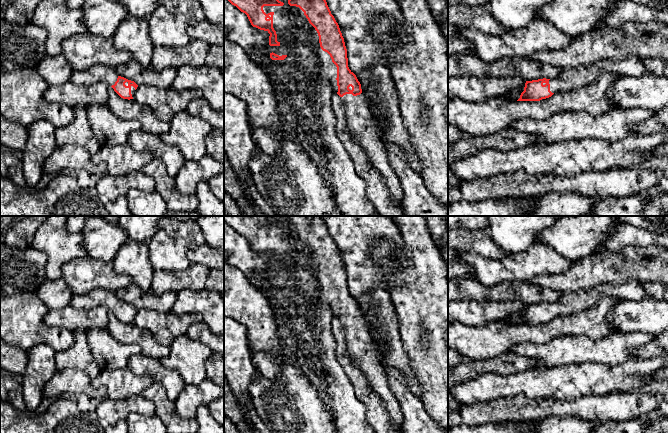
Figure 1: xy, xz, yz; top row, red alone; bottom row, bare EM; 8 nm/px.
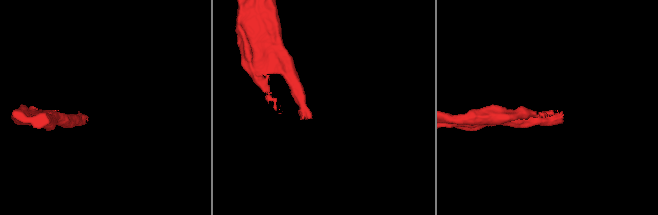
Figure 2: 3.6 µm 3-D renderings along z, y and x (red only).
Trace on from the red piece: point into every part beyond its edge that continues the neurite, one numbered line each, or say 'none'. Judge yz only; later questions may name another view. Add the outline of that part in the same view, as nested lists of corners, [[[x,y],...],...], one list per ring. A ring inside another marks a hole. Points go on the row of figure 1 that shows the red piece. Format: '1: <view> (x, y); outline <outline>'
1: yz (572, 78); outline [[[598,64],[569,67],[564,69],[558,77],[549,80],[550,91],[556,93],[560,91],[576,90],[595,82],[601,74],[602,72]]]

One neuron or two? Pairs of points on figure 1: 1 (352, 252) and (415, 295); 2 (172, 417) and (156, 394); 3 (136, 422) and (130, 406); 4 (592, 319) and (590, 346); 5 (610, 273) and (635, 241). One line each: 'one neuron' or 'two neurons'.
1: two neurons
2: one neuron
3: two neurons
4: two neurons
5: two neurons

